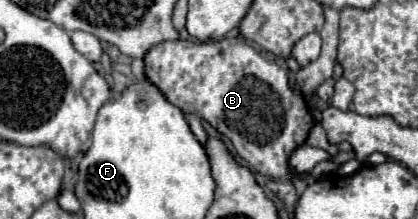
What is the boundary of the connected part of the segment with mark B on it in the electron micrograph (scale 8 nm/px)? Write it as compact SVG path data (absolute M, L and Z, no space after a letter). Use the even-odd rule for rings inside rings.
M222 38L216 42L194 42L194 40L172 40L156 44L146 56L146 78L166 96L168 102L178 106L182 112L194 112L208 120L220 134L228 136L236 152L260 174L274 174L276 180L294 180L296 174L288 160L292 152L302 146L308 132L316 124L310 106L304 96L296 94L288 84L288 74L276 64L262 58L242 38Z

